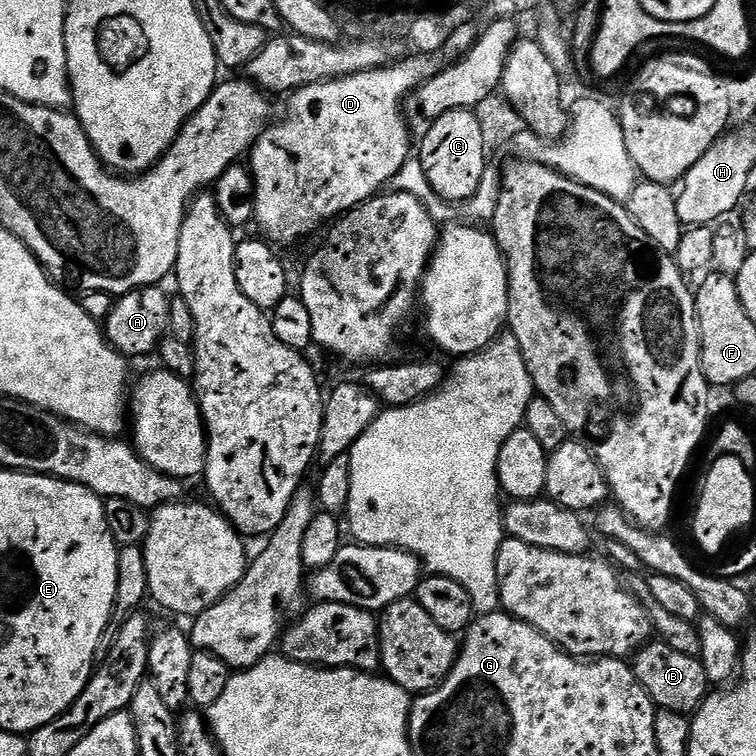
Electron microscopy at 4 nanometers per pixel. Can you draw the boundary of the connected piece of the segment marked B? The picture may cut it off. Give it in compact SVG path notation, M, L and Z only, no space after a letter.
M659 638L637 647L631 657L630 667L646 694L650 694L657 709L665 708L685 714L695 713L710 691L707 672L699 656L681 654L680 651L666 646Z

